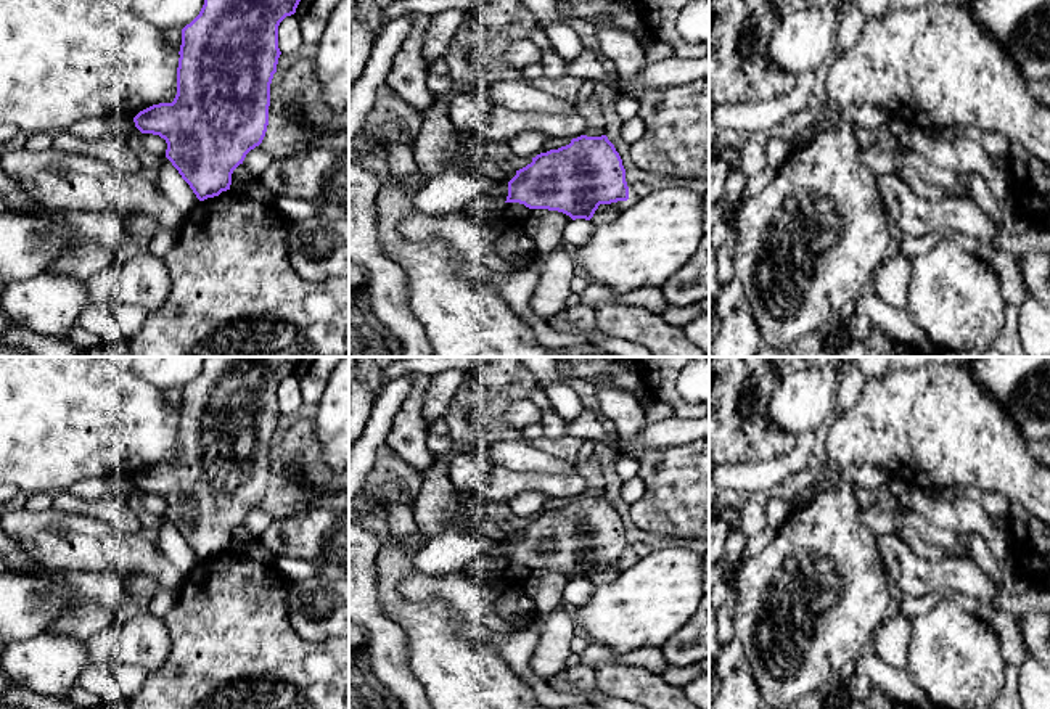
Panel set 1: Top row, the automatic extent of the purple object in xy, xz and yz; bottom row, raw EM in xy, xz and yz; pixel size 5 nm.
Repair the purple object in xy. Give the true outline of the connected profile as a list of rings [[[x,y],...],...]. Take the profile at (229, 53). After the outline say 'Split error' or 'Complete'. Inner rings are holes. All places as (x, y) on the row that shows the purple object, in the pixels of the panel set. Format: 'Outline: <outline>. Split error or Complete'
Outline: [[[204,0],[199,14],[182,29],[177,68],[177,95],[172,103],[153,105],[140,111],[135,127],[142,133],[166,140],[166,158],[190,185],[199,201],[230,190],[233,170],[246,154],[259,146],[269,125],[270,84],[277,72],[278,26],[296,13],[301,0]]]. Complete

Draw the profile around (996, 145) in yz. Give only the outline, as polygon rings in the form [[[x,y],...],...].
[[[984,132],[976,135],[991,158],[1007,158],[1011,141],[999,132]]]

